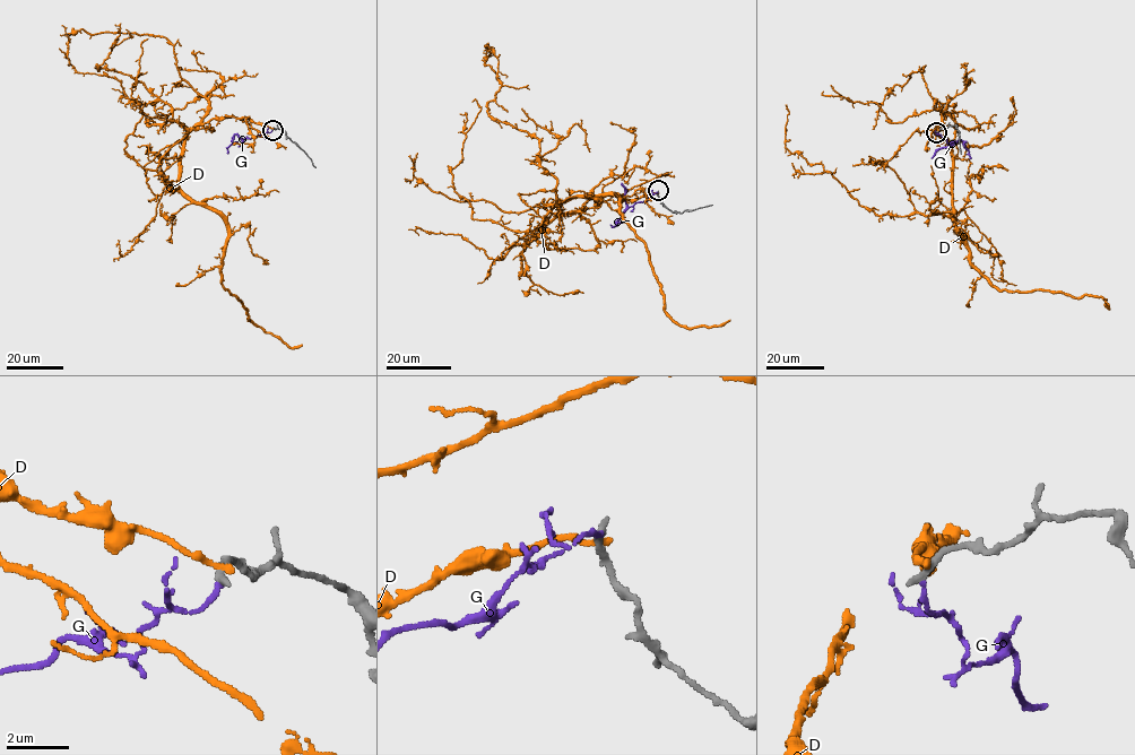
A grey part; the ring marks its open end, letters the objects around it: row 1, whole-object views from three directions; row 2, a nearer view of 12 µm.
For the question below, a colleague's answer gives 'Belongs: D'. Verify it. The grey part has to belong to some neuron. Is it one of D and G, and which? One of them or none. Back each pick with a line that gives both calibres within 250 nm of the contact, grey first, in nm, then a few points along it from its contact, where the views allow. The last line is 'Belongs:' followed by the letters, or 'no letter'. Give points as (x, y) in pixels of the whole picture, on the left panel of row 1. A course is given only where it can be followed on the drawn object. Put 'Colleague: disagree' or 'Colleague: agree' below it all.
Belongs: no letter
Colleague: disagree

